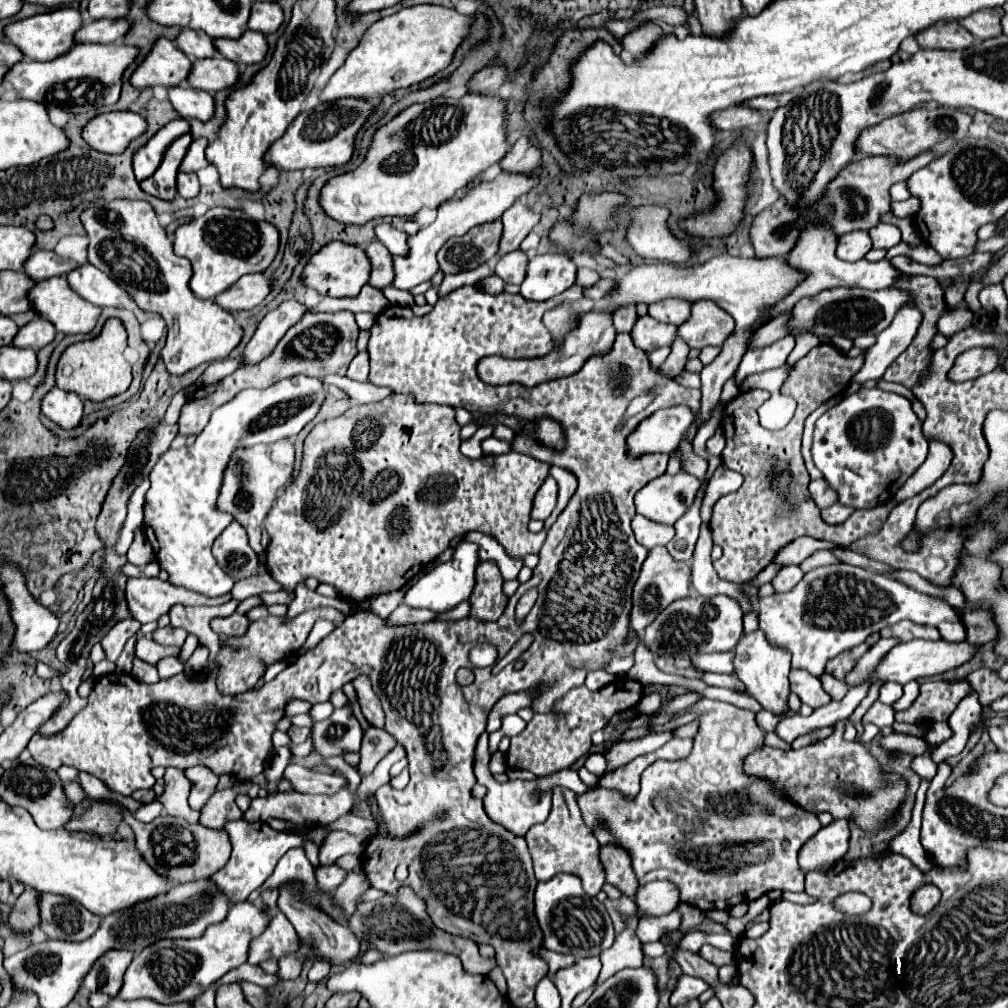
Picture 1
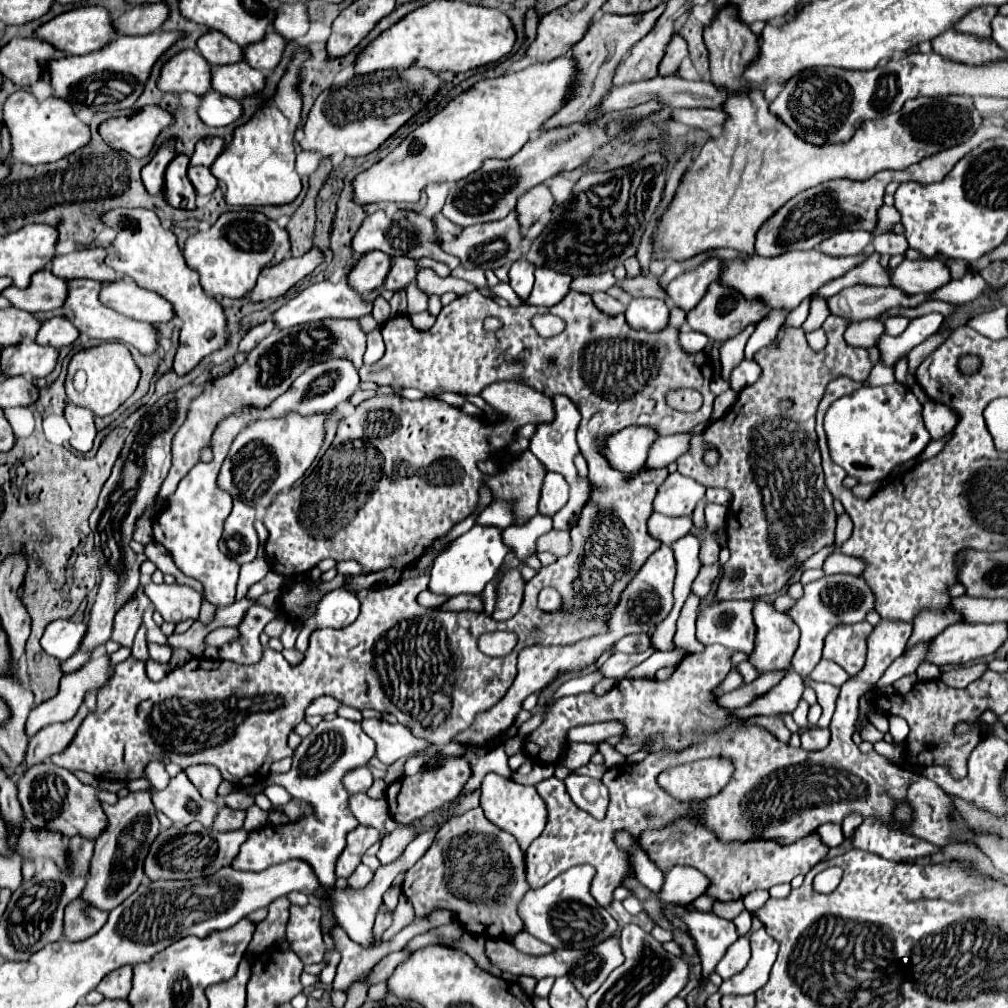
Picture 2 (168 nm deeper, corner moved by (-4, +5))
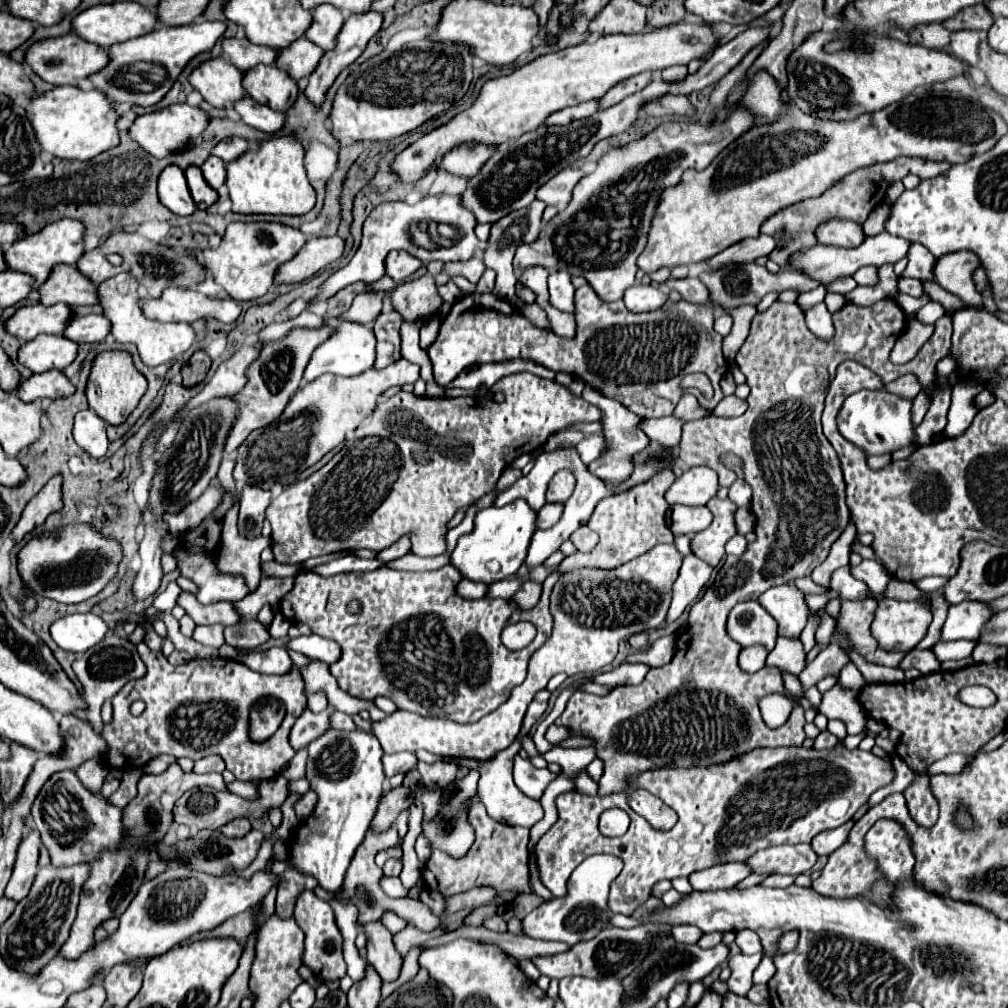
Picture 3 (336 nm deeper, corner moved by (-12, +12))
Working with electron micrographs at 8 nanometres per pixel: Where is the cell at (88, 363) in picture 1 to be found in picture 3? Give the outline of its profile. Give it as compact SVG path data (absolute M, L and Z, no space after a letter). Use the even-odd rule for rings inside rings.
M102 352L96 356L90 378L88 378L86 396L88 396L90 410L94 410L106 424L118 426L118 424L126 422L126 418L138 406L140 398L146 394L146 390L148 390L148 382L134 368L132 356L128 352Z

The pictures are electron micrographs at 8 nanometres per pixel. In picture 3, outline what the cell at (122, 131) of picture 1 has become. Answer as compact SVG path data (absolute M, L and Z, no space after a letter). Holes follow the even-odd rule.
M172 104L164 110L138 116L128 134L154 158L166 158L168 154L192 148L202 138L202 130L206 130L206 126L208 126L208 114L202 108L194 108L188 104Z

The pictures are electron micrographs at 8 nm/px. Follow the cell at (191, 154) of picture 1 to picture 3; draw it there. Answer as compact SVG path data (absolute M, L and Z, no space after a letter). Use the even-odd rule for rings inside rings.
M224 138L212 150L212 154L218 156L218 158L222 158L226 164L234 162L244 152L248 152L248 142L244 138Z

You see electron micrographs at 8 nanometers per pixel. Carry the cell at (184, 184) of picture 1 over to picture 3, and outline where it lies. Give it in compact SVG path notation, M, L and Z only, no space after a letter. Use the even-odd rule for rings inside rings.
M210 156L210 158L204 162L204 166L202 166L202 174L204 174L206 182L208 182L214 190L218 190L218 188L226 182L226 164L224 164L220 158Z

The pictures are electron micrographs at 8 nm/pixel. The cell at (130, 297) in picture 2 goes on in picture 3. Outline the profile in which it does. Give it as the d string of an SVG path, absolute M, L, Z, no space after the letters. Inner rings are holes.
M168 288L164 290L162 298L144 298L142 308L148 318L188 324L202 318L214 318L222 324L232 324L242 314L242 306L236 300L214 300L184 288Z

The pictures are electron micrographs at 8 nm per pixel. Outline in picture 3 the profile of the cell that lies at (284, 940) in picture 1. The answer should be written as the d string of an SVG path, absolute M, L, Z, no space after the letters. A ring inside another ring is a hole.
M304 890L294 906L294 918L298 922L298 926L304 930L306 934L306 942L304 942L304 954L302 954L302 964L308 966L312 970L312 974L324 982L332 982L332 980L342 980L346 976L346 962L342 958L342 934L334 922L334 910L328 902L320 900L314 890Z

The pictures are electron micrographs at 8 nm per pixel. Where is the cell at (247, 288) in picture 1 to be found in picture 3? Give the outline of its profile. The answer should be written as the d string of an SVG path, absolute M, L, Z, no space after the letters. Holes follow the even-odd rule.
M324 236L310 238L304 248L286 264L276 270L278 284L300 284L314 274L318 274L324 266L338 260L344 252L344 240L340 236Z

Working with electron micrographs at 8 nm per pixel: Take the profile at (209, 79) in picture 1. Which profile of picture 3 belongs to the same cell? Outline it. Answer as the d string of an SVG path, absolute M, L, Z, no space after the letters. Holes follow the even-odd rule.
M256 66L244 72L242 84L250 98L278 112L286 112L300 92L298 84L276 66Z

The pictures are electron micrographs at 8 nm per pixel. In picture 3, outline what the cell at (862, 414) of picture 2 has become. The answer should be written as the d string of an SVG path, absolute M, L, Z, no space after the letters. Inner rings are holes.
M860 390L846 398L840 414L838 414L838 428L844 438L860 446L868 456L894 452L896 448L902 448L906 444L914 442L914 430L910 422L910 400L902 400L894 394L888 394L886 390Z

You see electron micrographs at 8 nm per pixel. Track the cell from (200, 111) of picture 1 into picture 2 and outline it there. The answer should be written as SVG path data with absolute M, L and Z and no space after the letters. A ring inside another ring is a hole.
M210 89L204 97L200 97L198 117L210 127L224 127L234 123L242 115L240 101L232 97L224 97L218 91Z

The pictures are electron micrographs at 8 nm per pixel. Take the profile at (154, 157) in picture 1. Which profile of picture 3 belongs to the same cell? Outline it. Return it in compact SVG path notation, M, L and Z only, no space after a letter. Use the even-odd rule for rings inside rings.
M168 166L162 170L158 180L158 196L160 202L176 216L192 216L198 210L190 196L184 172L178 166Z

